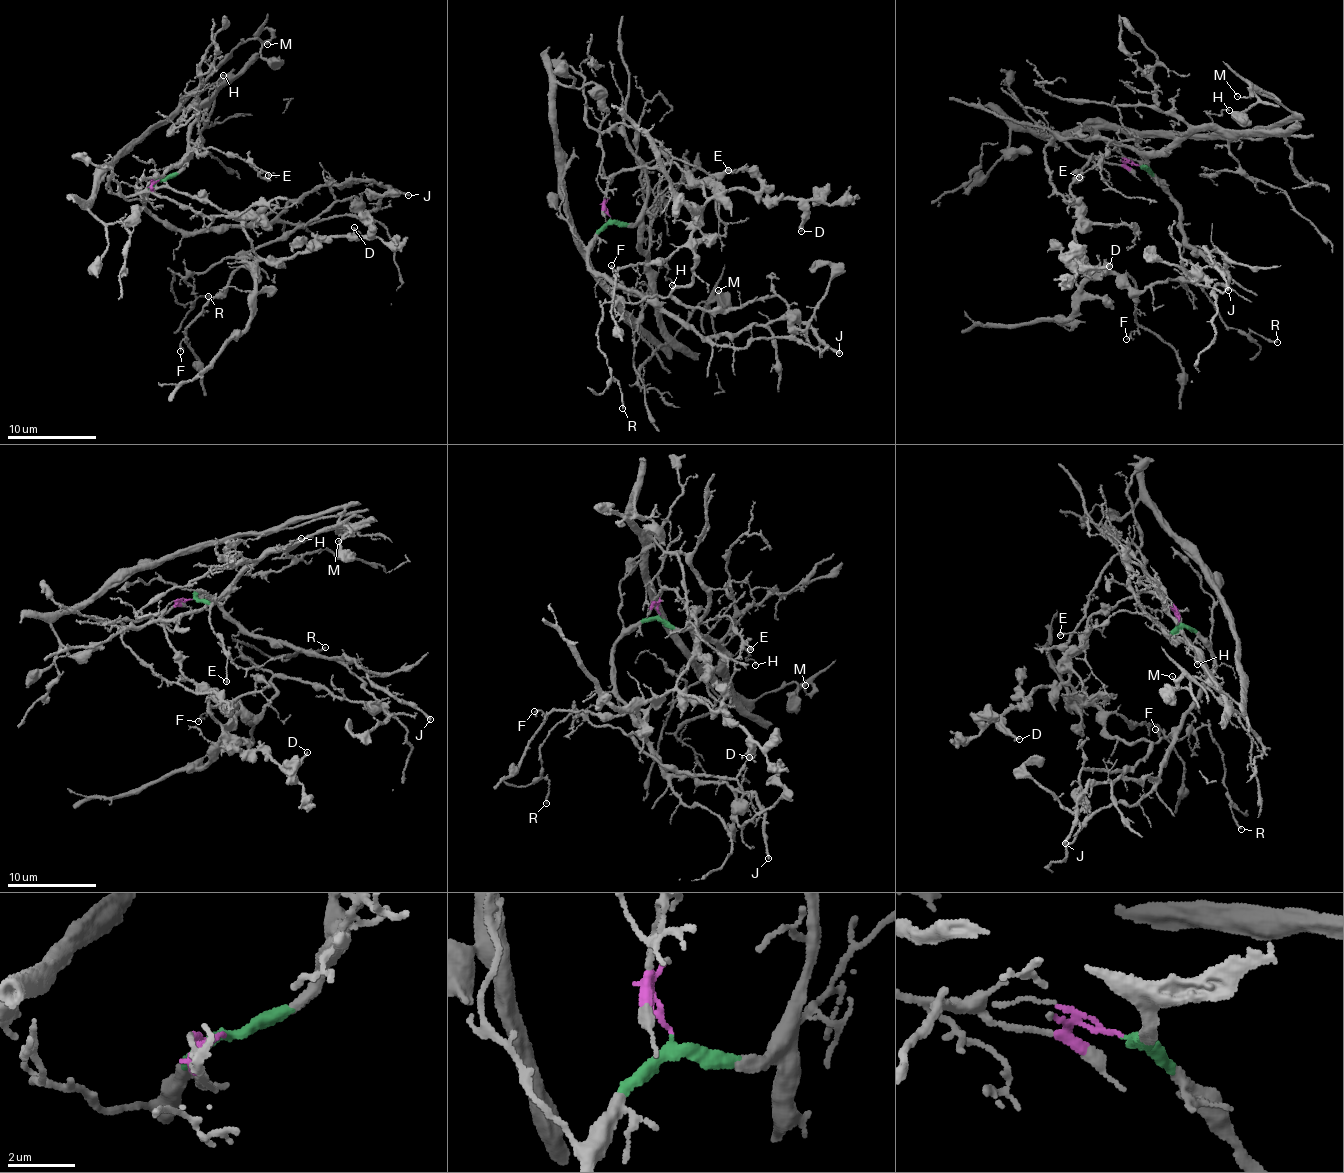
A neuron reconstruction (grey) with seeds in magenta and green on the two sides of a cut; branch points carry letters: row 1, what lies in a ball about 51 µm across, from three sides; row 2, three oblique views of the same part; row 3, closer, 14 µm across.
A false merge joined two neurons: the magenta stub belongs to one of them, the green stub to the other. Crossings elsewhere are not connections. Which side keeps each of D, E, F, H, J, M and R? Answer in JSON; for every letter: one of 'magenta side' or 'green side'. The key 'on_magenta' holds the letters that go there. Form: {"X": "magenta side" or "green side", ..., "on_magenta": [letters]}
{"D": "magenta side", "E": "green side", "F": "magenta side", "H": "green side", "J": "green side", "M": "green side", "R": "magenta side", "on_magenta": ["D", "F", "R"]}

